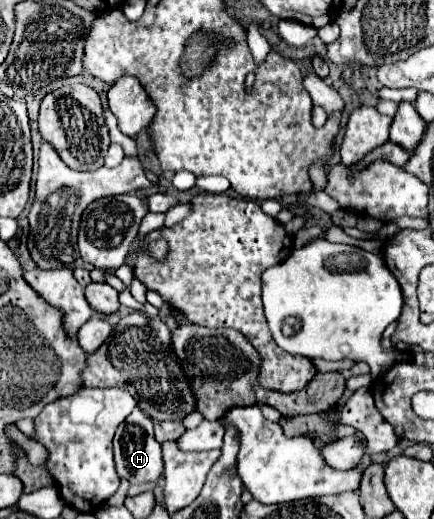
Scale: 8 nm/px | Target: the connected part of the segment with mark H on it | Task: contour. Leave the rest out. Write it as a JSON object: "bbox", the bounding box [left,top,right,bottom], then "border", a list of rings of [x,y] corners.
{"bbox":[113,408,163,484],"border":[[[135,408],[123,424],[119,424],[115,438],[113,438],[113,450],[115,450],[115,464],[117,474],[121,478],[127,478],[131,484],[151,482],[157,480],[163,474],[163,460],[161,460],[161,444],[155,440],[153,434],[153,420],[145,416],[139,408]]]}

